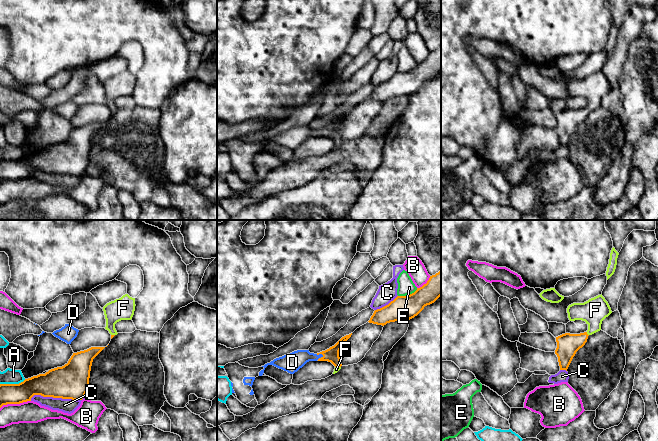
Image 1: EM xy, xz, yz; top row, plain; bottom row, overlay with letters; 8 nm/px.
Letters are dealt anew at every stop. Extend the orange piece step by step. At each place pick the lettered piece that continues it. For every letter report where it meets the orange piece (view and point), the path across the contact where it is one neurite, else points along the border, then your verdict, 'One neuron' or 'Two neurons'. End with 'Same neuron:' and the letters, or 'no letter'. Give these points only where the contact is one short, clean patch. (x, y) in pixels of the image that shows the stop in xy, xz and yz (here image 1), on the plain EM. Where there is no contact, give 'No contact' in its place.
A: Touches orange at xy (12, 160). Two neurons
B: Touches orange at xy (15, 179). Two neurons
C: Touches orange at xy (56, 173). Two neurons
D: Touches orange at xz (321, 133). Path across: xz (331, 131), (321, 133), (300, 133), (292, 138). One neuron
E: Touches orange at xz (407, 71). Two neurons
F: Touches orange at yz (587, 110). Path across: yz (568, 120), (579, 116), (587, 110), (594, 102), (595, 86). One neuron
Same neuron: D, F

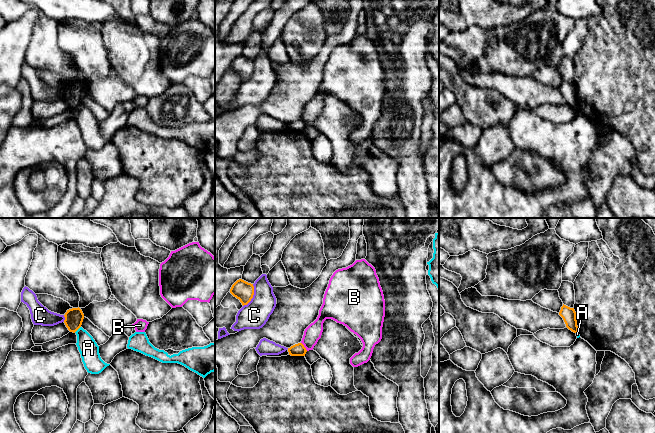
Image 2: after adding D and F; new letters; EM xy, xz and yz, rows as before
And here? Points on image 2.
A: Touches orange at xy (77, 105). Boundary: xy (80, 102), (74, 108). Two neurons
B: Touches orange at xz (303, 122). Boundary: xz (301, 118), (307, 126). Two neurons
C: Touches orange at xz (252, 72). Two neurons
Same neuron: no letter

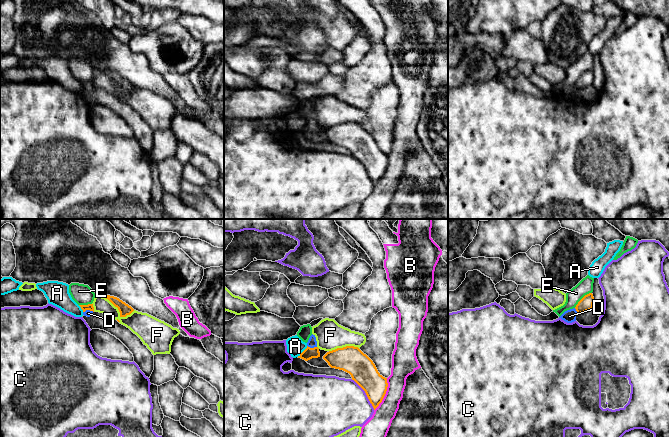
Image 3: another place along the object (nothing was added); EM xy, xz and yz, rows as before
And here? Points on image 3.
A: Touches orange at xz (303, 127). Two neurons
B: Touches orange at xz (385, 169). Two neurons
C: Touches orange at xz (366, 170). Two neurons
D: Touches orange at xz (312, 124). Path across: xz (309, 129), (312, 124), (312, 118). One neuron
E: Touches orange at yz (582, 74). Two neurons
F: Touches orange at xy (119, 87). Two neurons
Same neuron: D

